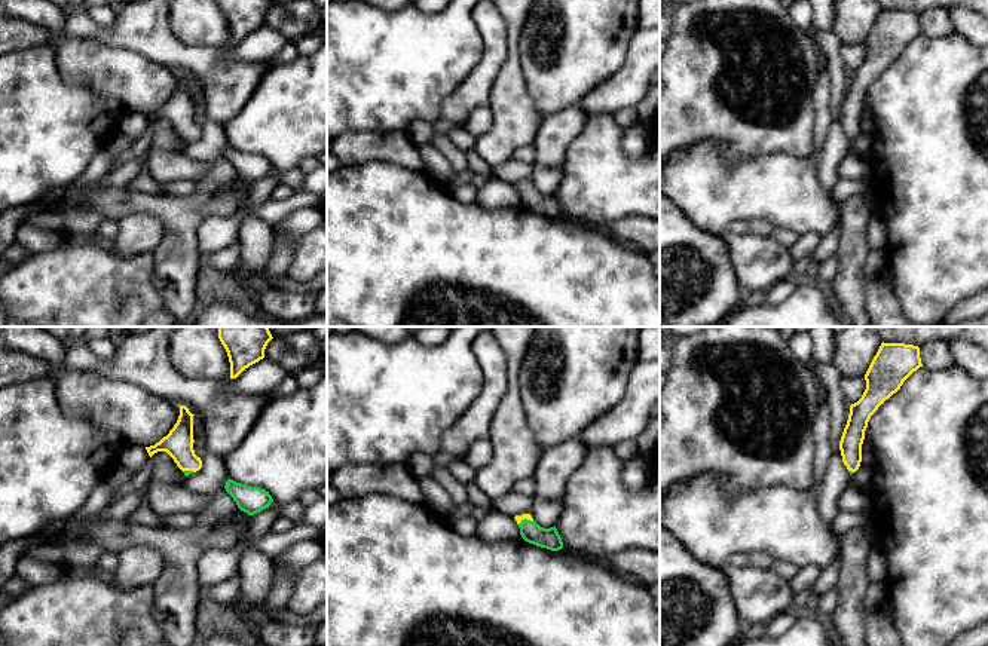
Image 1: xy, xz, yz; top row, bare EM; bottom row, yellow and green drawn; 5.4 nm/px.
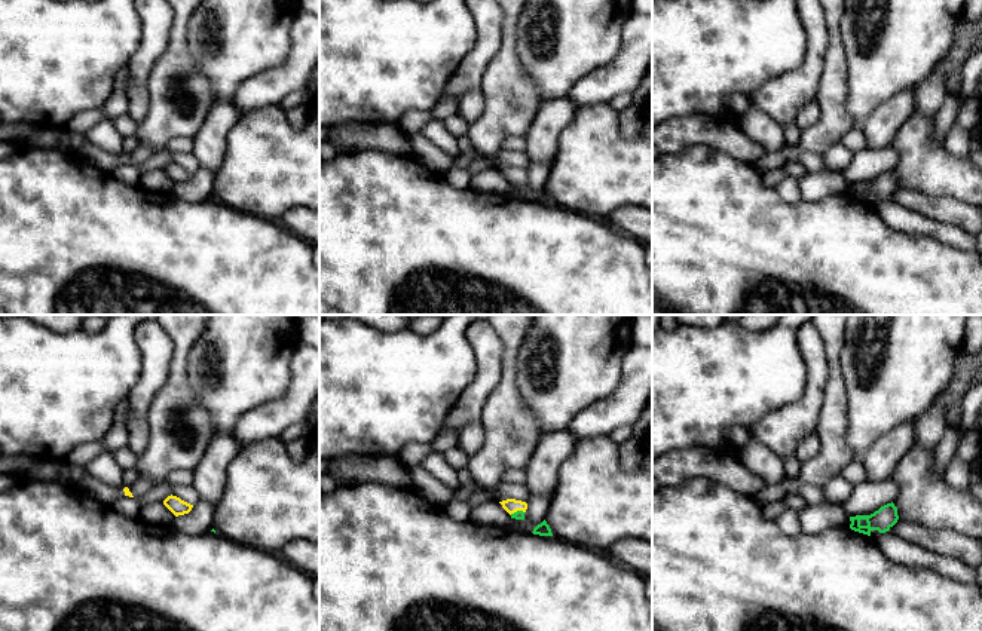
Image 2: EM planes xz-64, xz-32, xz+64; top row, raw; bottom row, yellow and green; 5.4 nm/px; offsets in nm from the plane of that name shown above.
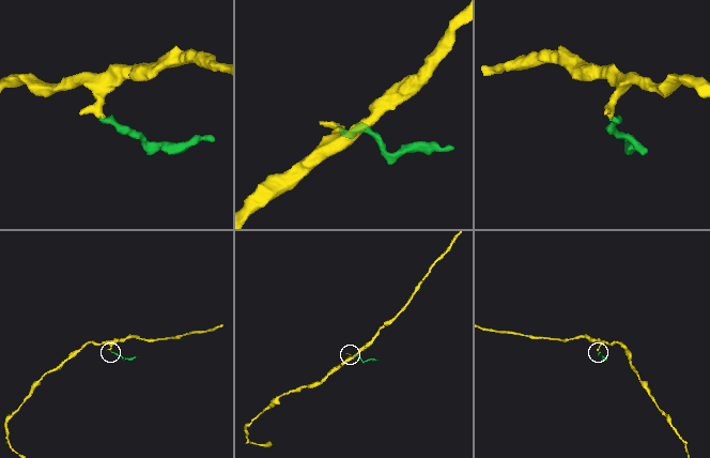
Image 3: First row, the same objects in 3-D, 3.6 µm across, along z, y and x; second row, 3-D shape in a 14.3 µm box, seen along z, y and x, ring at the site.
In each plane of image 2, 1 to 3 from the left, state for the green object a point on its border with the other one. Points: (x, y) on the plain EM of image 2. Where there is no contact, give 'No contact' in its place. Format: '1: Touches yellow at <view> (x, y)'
1: No contact
2: Touches yellow at xz-32 (516, 178)
3: No contact

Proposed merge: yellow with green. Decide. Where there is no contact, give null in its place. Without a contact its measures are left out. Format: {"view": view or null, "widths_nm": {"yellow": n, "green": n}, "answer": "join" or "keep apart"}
{"view": "xz", "widths_nm": {"yellow": 30, "green": 110}, "answer": "join"}

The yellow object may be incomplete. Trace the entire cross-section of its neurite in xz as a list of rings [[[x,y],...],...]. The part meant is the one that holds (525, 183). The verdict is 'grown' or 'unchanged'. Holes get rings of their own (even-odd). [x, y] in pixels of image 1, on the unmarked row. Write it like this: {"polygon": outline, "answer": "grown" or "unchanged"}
{"polygon": [[[530,181],[516,183],[514,186],[520,195],[520,202],[526,209],[551,218],[563,215],[563,209],[556,193],[544,196],[533,189]]], "answer": "grown"}

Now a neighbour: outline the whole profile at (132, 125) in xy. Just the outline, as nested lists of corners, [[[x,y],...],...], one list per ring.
[[[126,111],[120,119],[119,132],[125,134],[132,143],[135,143],[149,126],[150,123],[144,114]]]

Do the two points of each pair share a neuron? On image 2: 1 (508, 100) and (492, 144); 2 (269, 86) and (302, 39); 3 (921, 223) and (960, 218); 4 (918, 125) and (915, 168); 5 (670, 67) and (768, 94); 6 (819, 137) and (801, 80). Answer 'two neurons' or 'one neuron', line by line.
1: one neuron
2: one neuron
3: two neurons
4: one neuron
5: two neurons
6: two neurons

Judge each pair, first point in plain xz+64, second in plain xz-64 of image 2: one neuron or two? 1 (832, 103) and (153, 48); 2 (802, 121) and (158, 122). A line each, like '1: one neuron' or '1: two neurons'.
1: two neurons
2: two neurons

